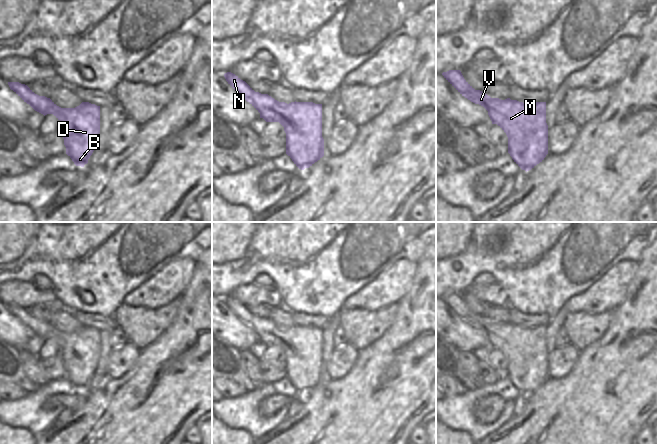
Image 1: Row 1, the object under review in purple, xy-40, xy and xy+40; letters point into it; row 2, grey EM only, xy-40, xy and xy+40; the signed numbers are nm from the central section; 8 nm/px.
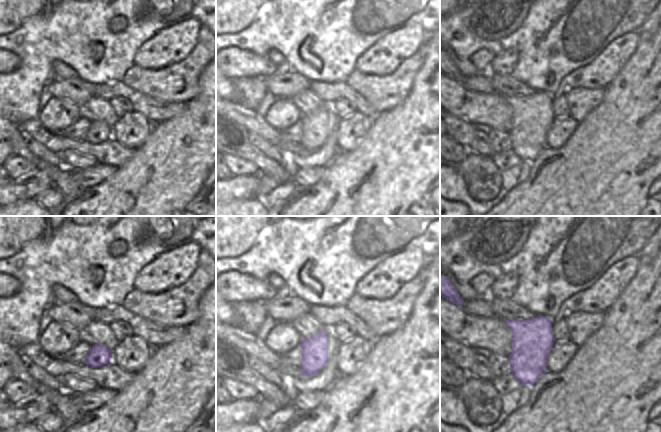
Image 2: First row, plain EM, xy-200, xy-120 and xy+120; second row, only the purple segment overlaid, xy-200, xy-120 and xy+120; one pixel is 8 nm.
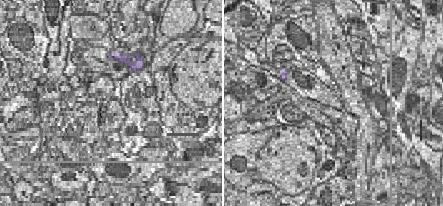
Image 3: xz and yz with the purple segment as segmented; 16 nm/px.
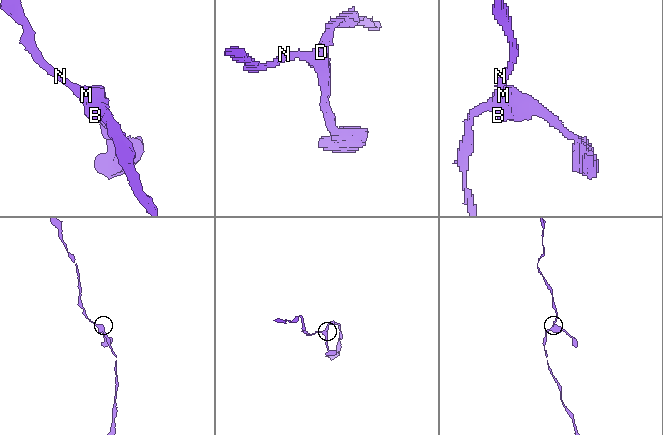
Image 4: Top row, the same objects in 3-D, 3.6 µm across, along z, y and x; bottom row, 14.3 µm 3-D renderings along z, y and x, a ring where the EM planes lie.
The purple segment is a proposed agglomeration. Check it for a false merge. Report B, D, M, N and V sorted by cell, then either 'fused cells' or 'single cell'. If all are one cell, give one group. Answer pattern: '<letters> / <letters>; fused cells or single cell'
B D M N V; single cell

